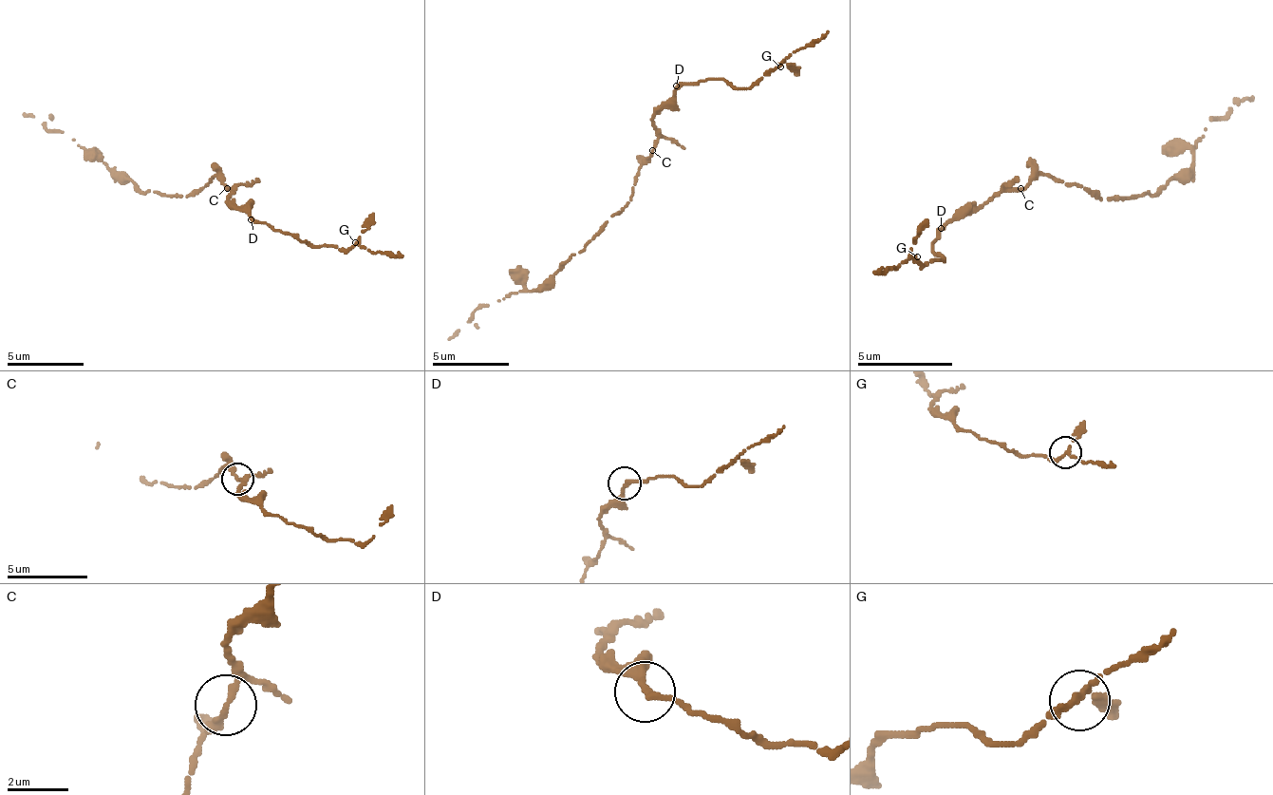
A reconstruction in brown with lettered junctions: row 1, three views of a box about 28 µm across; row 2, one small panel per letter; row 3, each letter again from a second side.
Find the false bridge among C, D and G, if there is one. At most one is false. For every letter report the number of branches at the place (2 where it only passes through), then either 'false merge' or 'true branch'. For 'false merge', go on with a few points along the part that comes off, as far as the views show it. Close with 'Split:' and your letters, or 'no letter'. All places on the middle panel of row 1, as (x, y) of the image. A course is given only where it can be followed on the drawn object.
C: branches 3; true branch
D: branches 2; true branch
G: branches 3; true branch
Split: no letter

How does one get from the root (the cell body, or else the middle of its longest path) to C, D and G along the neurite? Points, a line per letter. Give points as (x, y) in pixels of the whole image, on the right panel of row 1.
C: (1055, 180), (1050, 176), (1036, 176), (1021, 190)
D: (1055, 180), (1050, 176), (1036, 176), (1021, 190), (1002, 190), (941, 228)
G: (1055, 180), (1036, 176), (1021, 190), (1002, 190), (974, 204), (931, 247), (945, 261), (926, 266), (917, 256)

